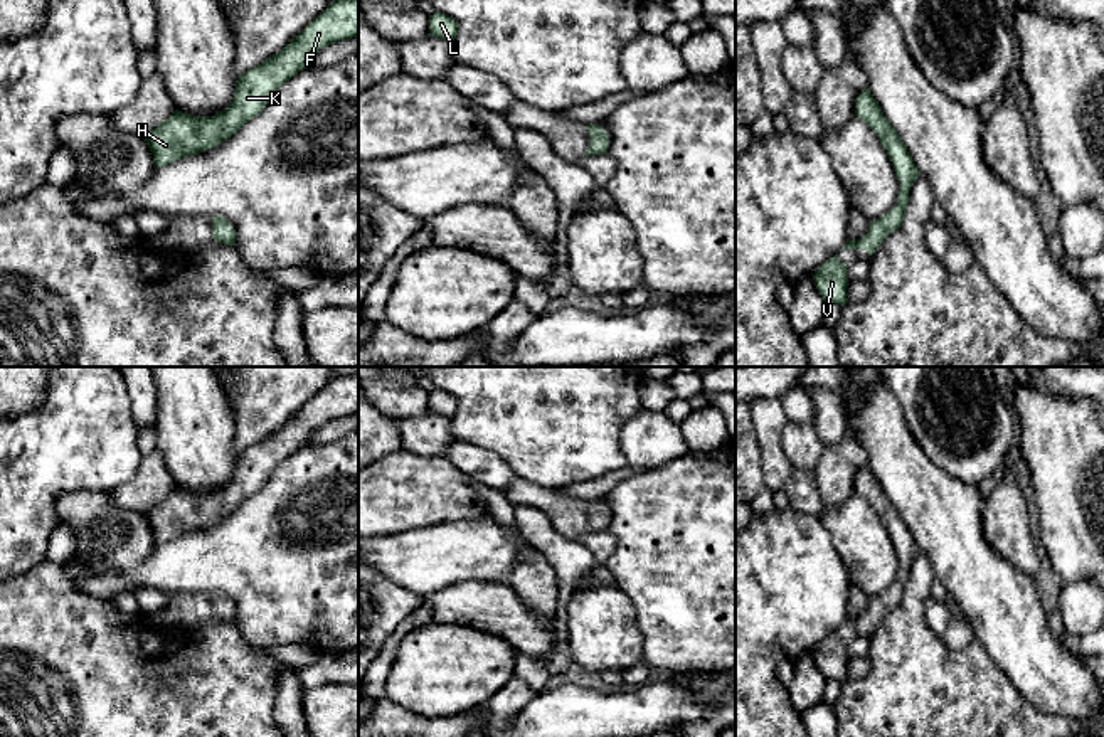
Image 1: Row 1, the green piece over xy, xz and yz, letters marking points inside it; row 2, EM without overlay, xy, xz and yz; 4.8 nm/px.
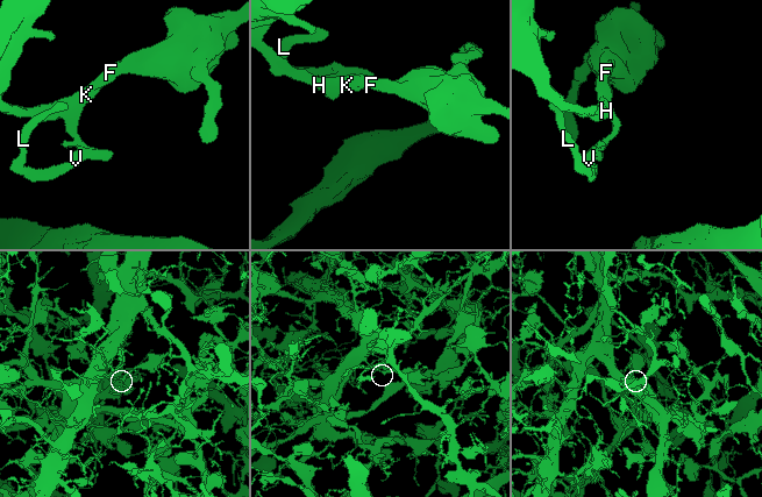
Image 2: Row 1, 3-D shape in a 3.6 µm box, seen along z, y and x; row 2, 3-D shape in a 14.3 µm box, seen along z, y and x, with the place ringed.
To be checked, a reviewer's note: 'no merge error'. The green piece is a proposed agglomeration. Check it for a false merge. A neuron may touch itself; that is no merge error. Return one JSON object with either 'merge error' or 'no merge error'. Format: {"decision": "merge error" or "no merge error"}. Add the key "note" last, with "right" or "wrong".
{"decision": "no merge error", "note": "right"}

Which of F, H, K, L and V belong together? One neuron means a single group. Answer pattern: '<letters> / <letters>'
F H K L V

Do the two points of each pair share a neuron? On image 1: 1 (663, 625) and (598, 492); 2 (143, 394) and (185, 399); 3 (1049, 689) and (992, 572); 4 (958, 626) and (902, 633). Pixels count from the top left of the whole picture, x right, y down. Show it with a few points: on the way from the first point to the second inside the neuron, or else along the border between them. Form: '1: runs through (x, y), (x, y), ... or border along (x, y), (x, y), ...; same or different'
1: border along (633, 475), (618, 482), (598, 500); different
2: border along (153, 384), (155, 426); different
3: runs through (1034, 660), (1020, 643), (1005, 609), (997, 601); same
4: border along (939, 633), (955, 648), (963, 648), (975, 640); different

